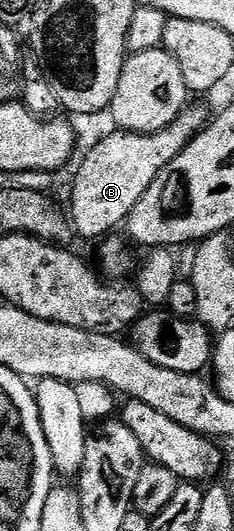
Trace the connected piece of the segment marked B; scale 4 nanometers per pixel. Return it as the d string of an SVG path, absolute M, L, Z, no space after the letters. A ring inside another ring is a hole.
M193 102L185 107L179 114L179 118L175 118L175 122L171 122L171 126L167 126L158 132L122 132L120 130L113 130L110 136L103 137L82 158L81 165L78 166L77 173L73 176L73 193L69 196L67 216L72 223L76 235L81 240L83 238L85 240L98 239L97 241L100 241L102 238L116 233L113 231L120 224L122 227L128 221L131 210L135 210L135 202L139 202L139 198L143 198L143 194L147 194L147 186L151 186L151 182L155 182L155 178L159 178L161 171L172 160L179 158L182 150L205 129L210 119L210 113L205 113L204 106Z

